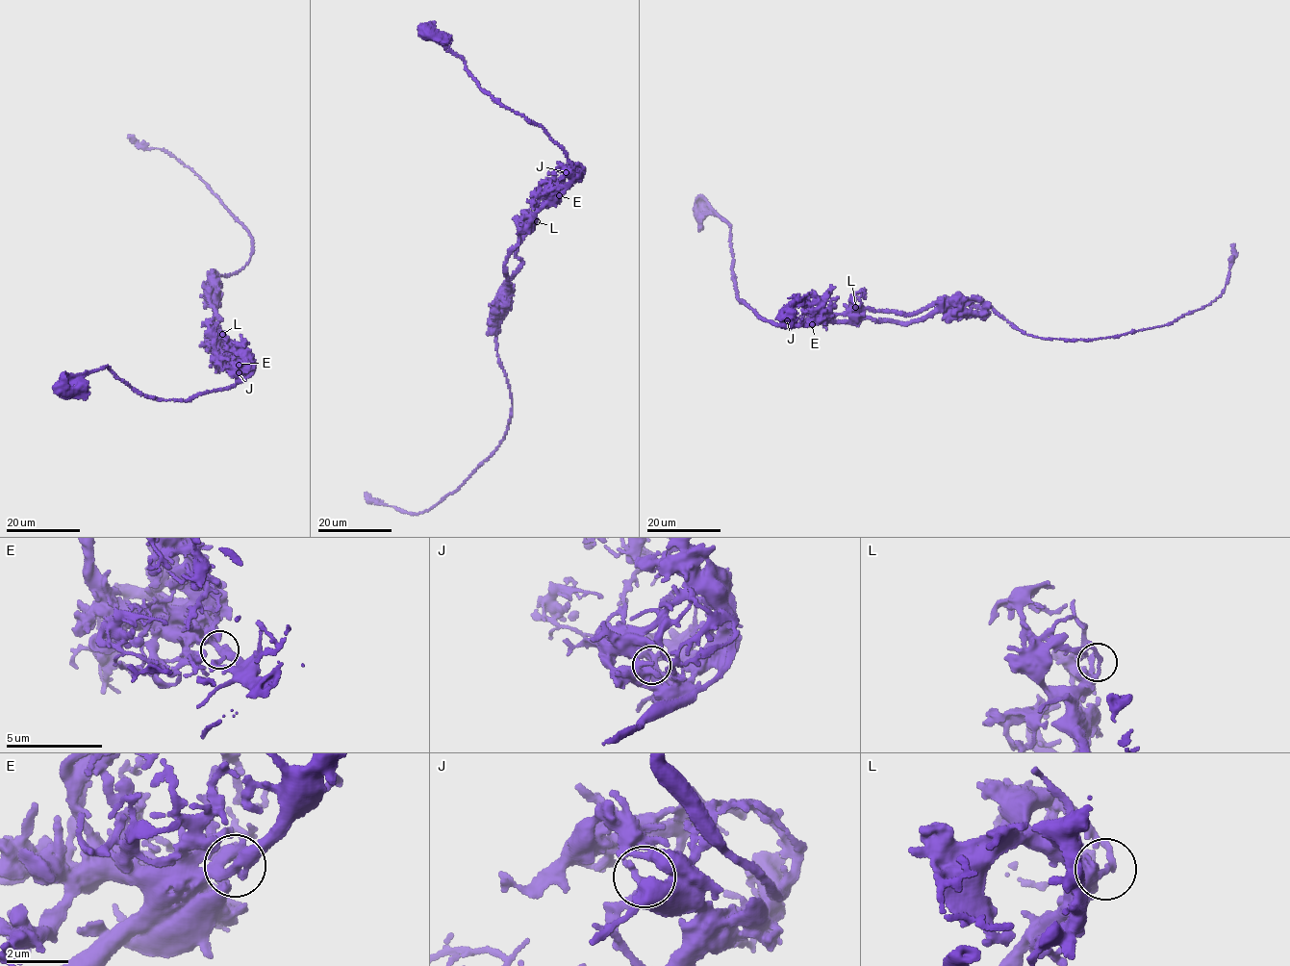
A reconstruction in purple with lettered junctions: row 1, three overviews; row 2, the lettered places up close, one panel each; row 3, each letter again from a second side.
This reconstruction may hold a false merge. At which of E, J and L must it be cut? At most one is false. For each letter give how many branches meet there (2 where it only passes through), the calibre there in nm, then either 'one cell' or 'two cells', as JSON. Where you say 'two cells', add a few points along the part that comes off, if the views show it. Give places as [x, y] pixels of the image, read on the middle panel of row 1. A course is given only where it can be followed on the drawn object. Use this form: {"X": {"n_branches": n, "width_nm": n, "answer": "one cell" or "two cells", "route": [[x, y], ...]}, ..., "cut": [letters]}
{"E": {"n_branches": 2, "width_nm": 380, "answer": "two cells", "route": [[559, 195], [519, 233], [506, 264], [496, 349], [512, 417], [498, 446], [418, 513], [365, 494]]}, "J": {"n_branches": 2, "width_nm": 400, "answer": "one cell"}, "L": {"n_branches": 2, "width_nm": 190, "answer": "one cell"}, "cut": ["E"]}

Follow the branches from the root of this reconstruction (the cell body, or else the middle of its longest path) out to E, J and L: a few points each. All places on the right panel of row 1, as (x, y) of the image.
E: (700, 211), (718, 216), (729, 226), (731, 267), (738, 300), (762, 318), (777, 325), (812, 324)
J: (700, 211), (718, 216), (729, 226), (731, 267), (738, 300), (766, 320), (784, 326), (789, 325), (787, 320)
L: (700, 211), (711, 213), (727, 222), (736, 296), (762, 318), (784, 326), (807, 324), (846, 314), (855, 307)

